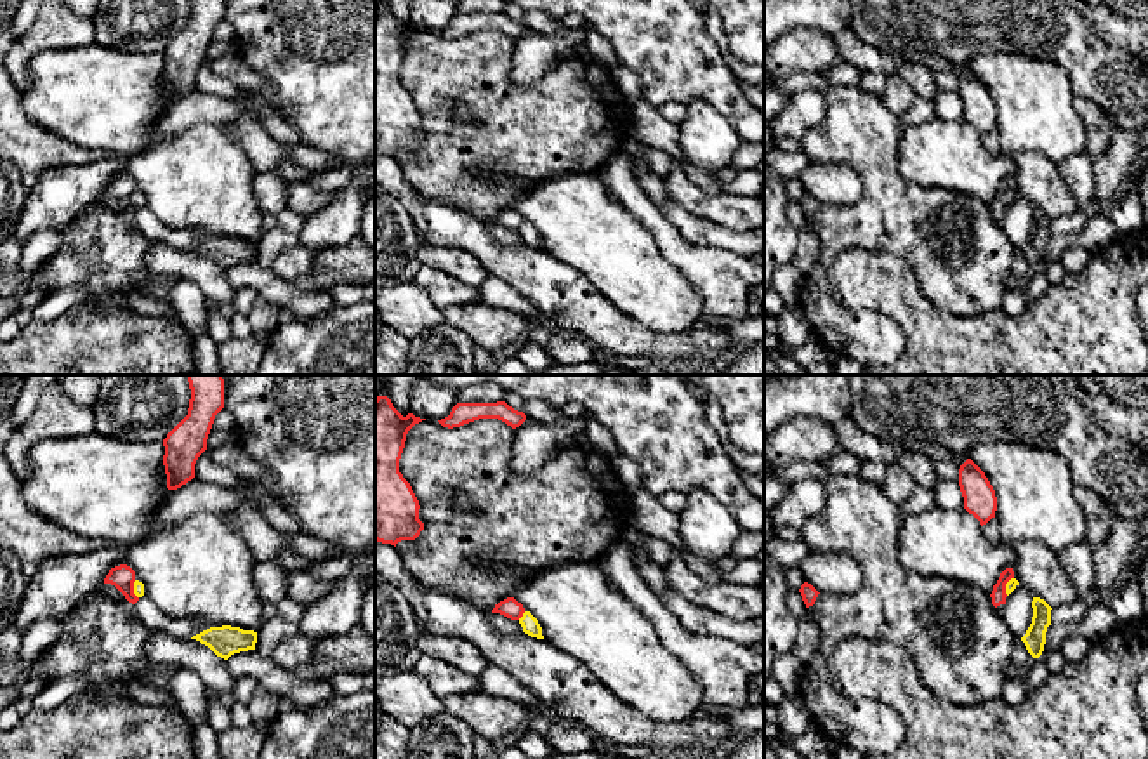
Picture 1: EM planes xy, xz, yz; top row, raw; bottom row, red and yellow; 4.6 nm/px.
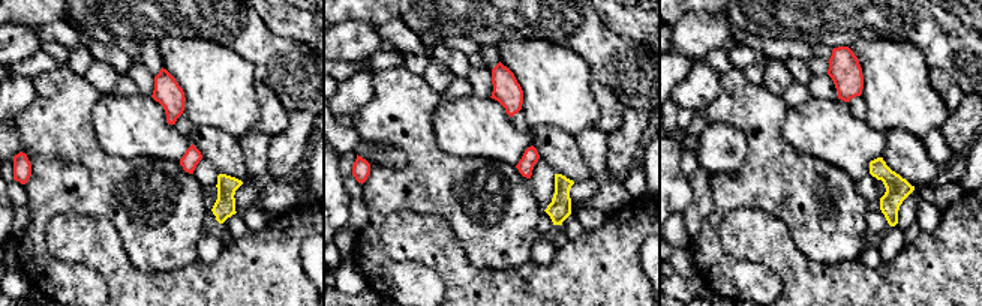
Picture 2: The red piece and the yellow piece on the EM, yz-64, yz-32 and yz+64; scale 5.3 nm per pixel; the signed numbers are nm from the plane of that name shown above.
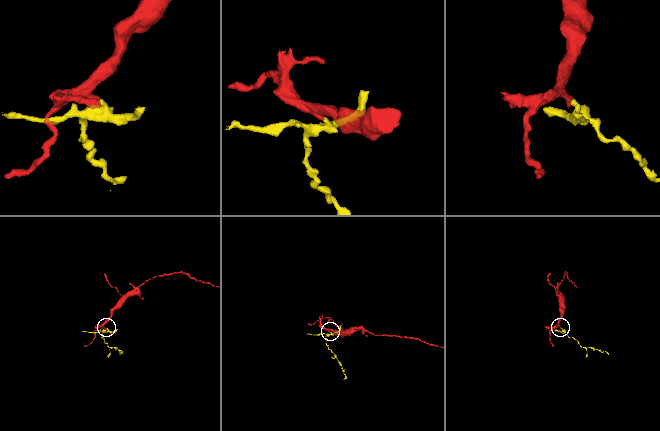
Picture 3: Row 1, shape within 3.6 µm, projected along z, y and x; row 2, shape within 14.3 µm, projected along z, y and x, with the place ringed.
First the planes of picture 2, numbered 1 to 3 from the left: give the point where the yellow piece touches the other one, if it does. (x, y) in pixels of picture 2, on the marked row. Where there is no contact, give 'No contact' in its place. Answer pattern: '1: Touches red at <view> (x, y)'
1: No contact
2: No contact
3: No contact

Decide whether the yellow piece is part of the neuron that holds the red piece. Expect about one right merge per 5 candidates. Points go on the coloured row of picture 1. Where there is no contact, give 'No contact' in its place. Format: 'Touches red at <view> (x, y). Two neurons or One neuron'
Touches red at xz (521, 615). Two neurons

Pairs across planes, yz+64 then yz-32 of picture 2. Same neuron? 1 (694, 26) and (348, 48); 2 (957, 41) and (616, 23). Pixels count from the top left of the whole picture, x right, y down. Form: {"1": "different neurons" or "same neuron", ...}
{"1": "same neuron", "2": "different neurons"}

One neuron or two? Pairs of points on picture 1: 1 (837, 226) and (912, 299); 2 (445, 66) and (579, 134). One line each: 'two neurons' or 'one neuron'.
1: two neurons
2: one neuron

